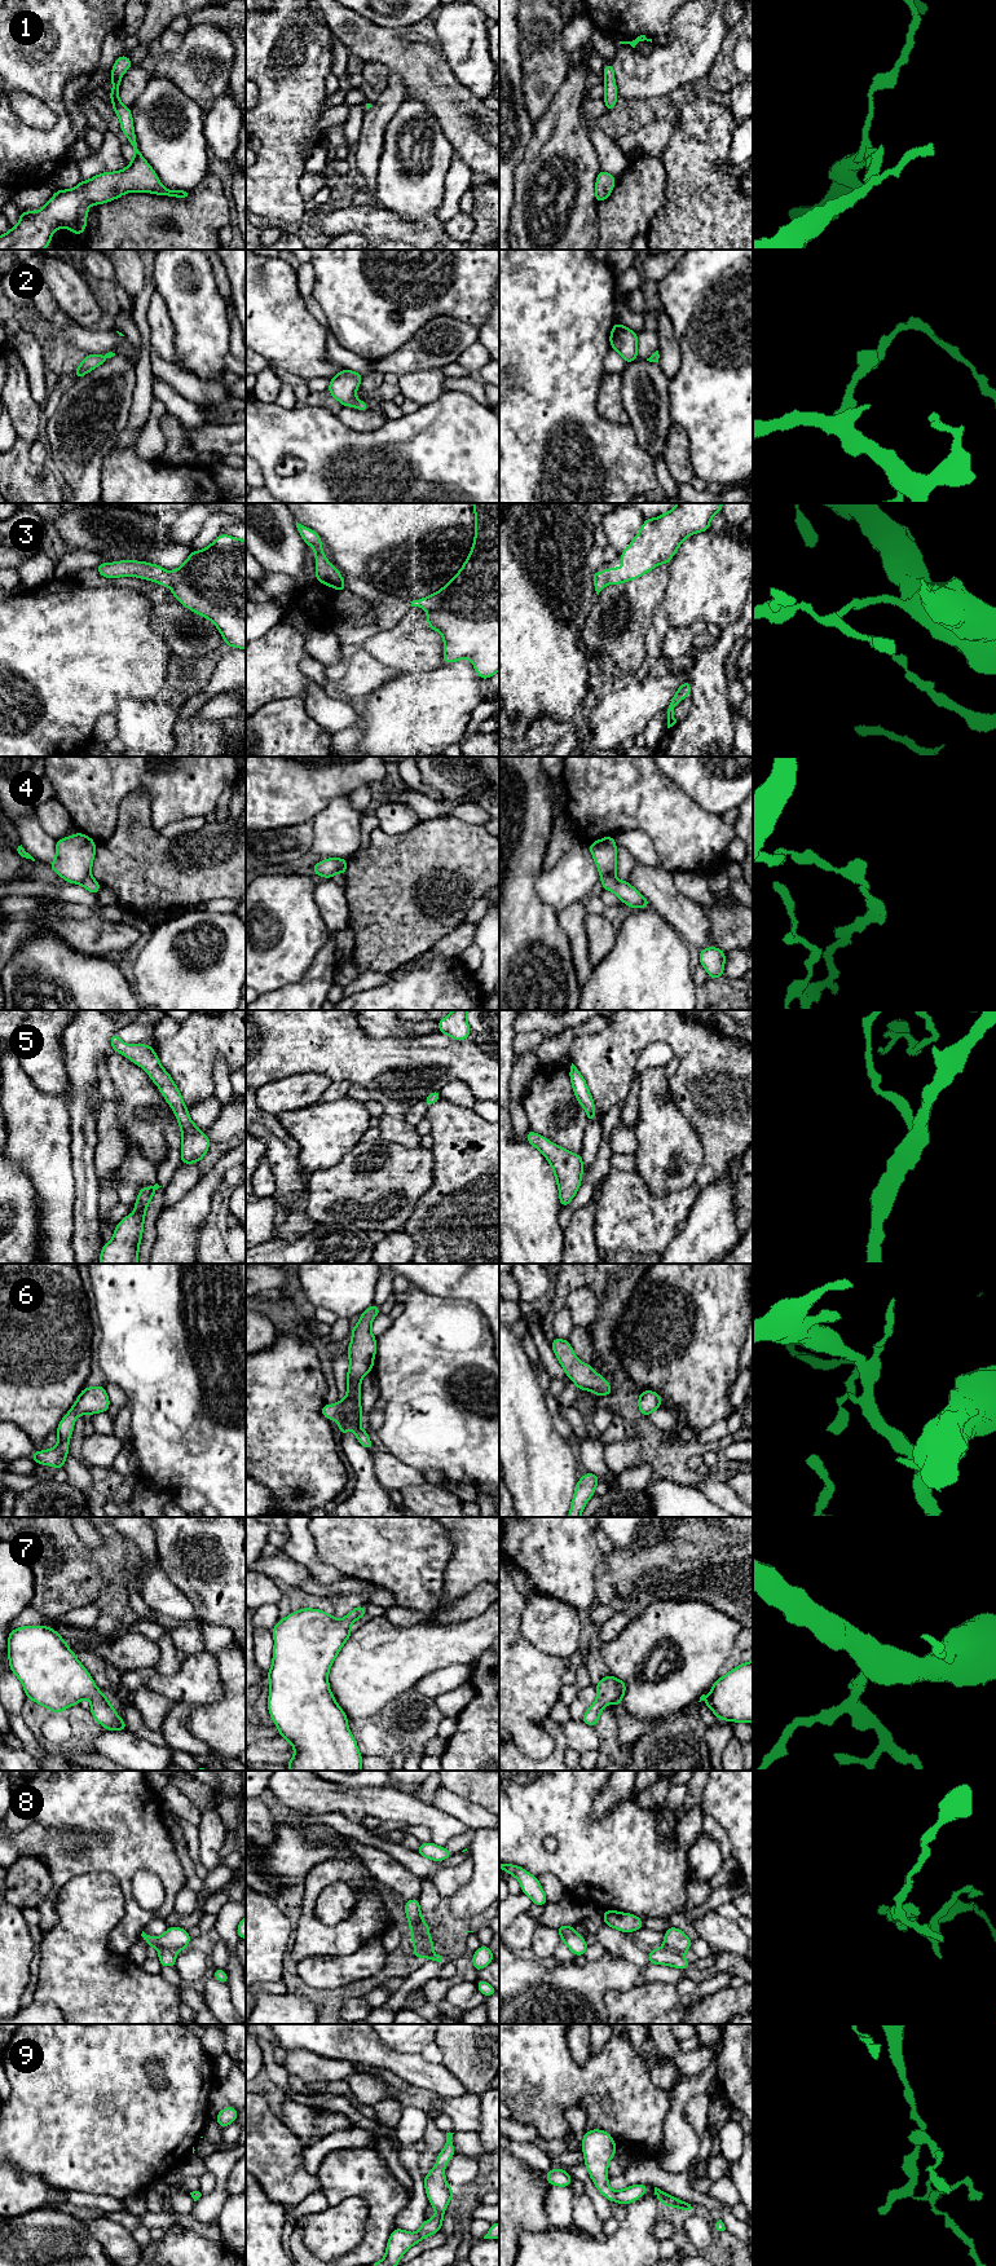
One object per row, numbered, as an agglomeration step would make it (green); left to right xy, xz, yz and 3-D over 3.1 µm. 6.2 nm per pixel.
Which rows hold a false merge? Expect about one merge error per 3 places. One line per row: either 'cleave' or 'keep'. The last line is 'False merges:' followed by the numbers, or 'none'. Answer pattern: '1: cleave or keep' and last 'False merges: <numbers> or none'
1: keep
2: keep
3: keep
4: cleave
5: keep
6: keep
7: keep
8: cleave
9: keep
False merges: 4, 8

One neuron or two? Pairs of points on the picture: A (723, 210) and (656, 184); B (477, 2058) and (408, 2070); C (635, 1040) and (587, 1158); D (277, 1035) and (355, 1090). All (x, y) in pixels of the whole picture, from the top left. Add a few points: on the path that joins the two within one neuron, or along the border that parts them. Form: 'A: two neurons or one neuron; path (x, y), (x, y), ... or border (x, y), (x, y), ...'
A: two neurons; border (661, 161), (665, 168), (665, 198), (653, 216)
B: two neurons; border (440, 2063), (465, 2085)
C: two neurons; border (596, 1111), (603, 1115)
D: two neurons; border (352, 1084), (358, 1084), (371, 1098)

